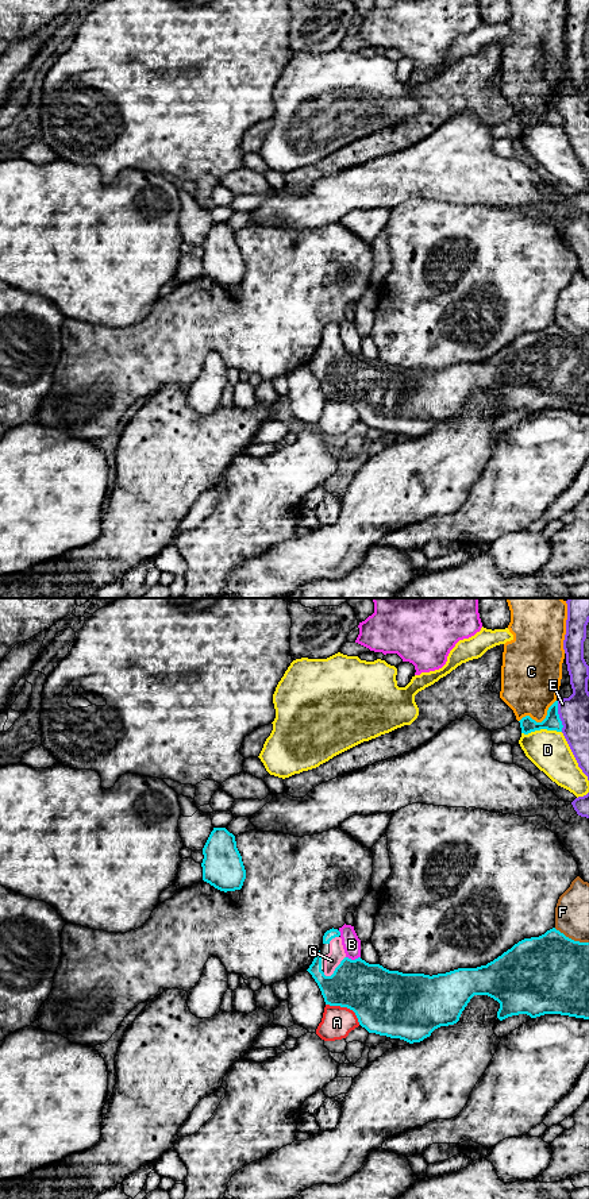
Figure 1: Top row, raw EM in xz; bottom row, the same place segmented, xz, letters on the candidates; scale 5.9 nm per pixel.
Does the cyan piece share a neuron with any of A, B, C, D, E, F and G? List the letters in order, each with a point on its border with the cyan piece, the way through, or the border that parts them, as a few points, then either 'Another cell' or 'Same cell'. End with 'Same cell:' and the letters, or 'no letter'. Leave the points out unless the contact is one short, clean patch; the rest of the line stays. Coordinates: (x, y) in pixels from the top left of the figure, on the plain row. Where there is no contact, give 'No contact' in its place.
A: Touches cyan at xz (346, 401). Another cell
B: Touches cyan at xz (353, 355). Another cell
C: Touches cyan at xz (542, 116). Another cell
D: Touches cyan at xz (541, 123). Boundary: xz (561, 126), (535, 124), (522, 128). Another cell
E: Touches cyan at xz (558, 111). Another cell
F: Touches cyan at xz (570, 334). Another cell
G: Touches cyan at xz (335, 365). Path across: xz (369, 385), (349, 378), (335, 365), (337, 349). Same cell
Same cell: G

